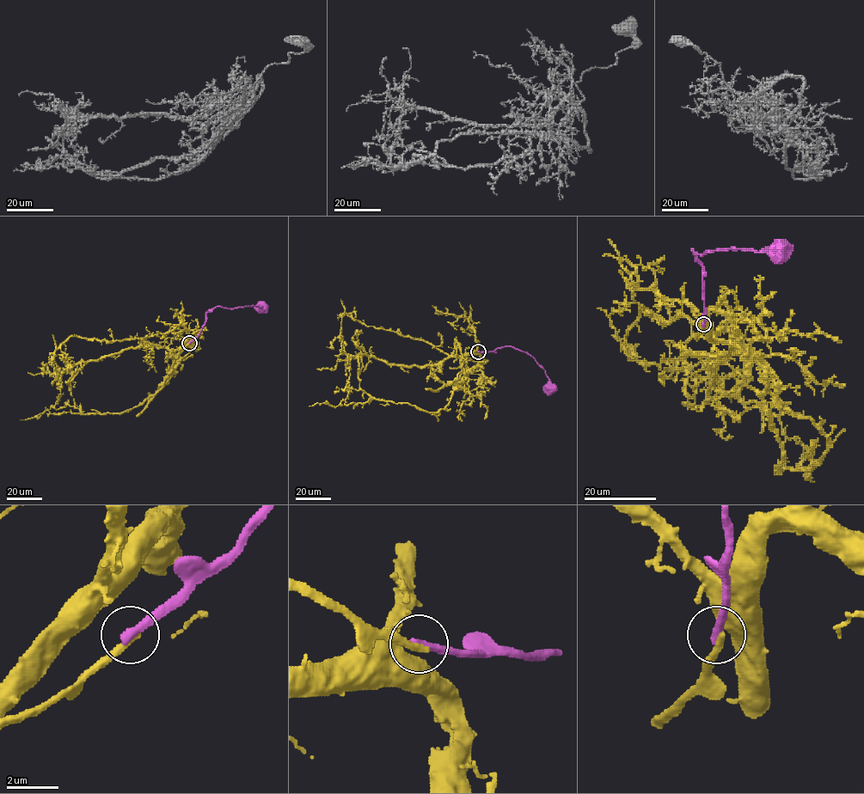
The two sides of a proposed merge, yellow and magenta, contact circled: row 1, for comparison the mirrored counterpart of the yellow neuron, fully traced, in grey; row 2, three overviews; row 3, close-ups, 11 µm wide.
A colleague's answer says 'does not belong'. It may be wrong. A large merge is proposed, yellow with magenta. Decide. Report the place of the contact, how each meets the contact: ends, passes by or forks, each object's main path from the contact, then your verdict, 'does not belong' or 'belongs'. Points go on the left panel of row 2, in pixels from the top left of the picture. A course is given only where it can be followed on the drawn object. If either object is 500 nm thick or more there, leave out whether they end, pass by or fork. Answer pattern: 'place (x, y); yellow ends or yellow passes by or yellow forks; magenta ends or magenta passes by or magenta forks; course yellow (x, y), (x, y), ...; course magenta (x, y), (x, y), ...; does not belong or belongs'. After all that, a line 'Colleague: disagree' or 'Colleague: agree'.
place (189, 343); yellow ends; magenta ends; course yellow (189, 343), (174, 350), (155, 345), (130, 347), (76, 363), (61, 375), (60, 397), (55, 405), (20, 419); course magenta (189, 343), (199, 332), (205, 314), (216, 307), (233, 308), (256, 306), (265, 308), (260, 305); does not belong
Colleague: agree

